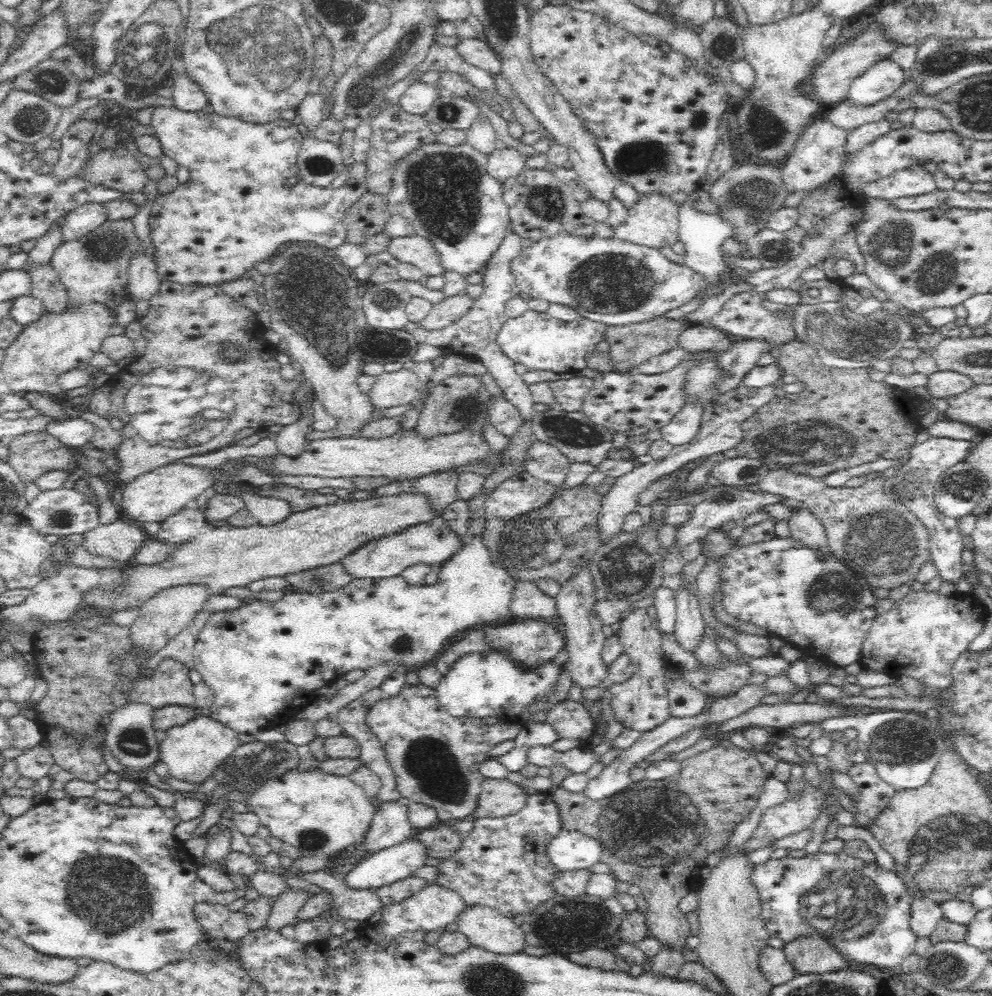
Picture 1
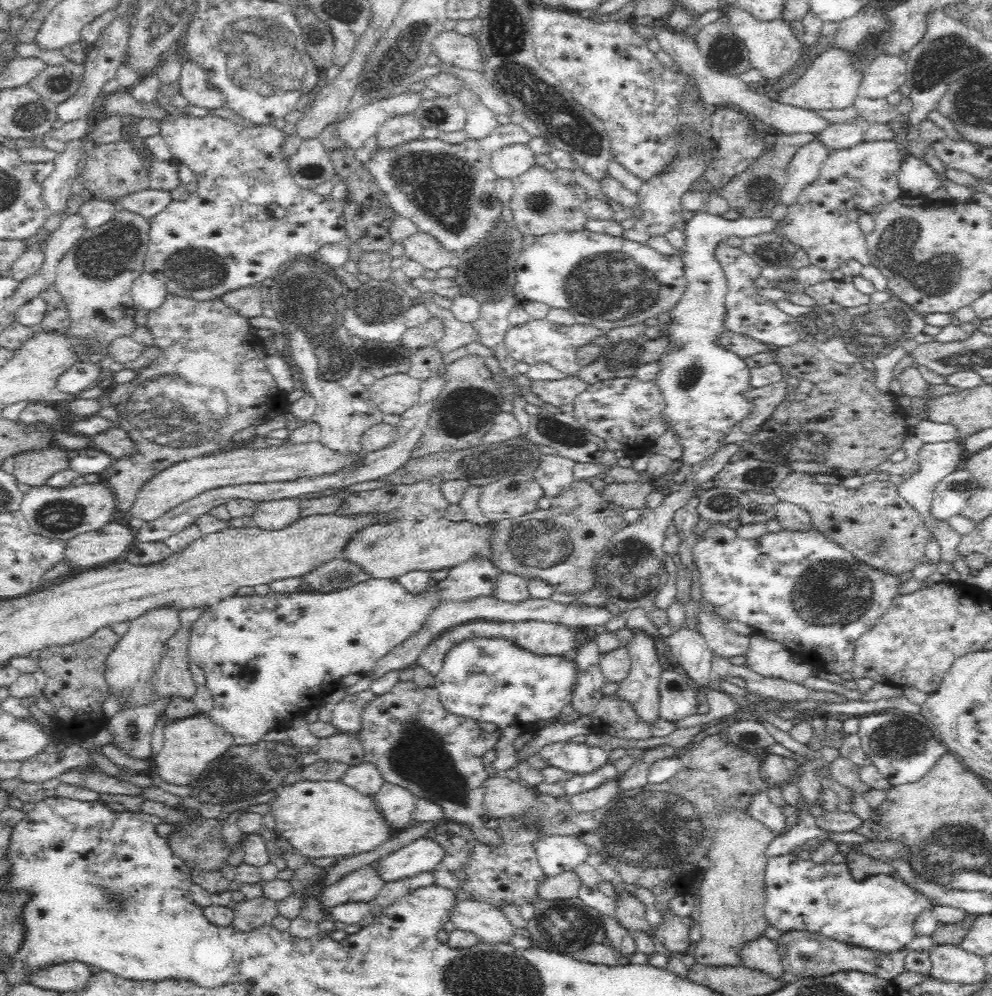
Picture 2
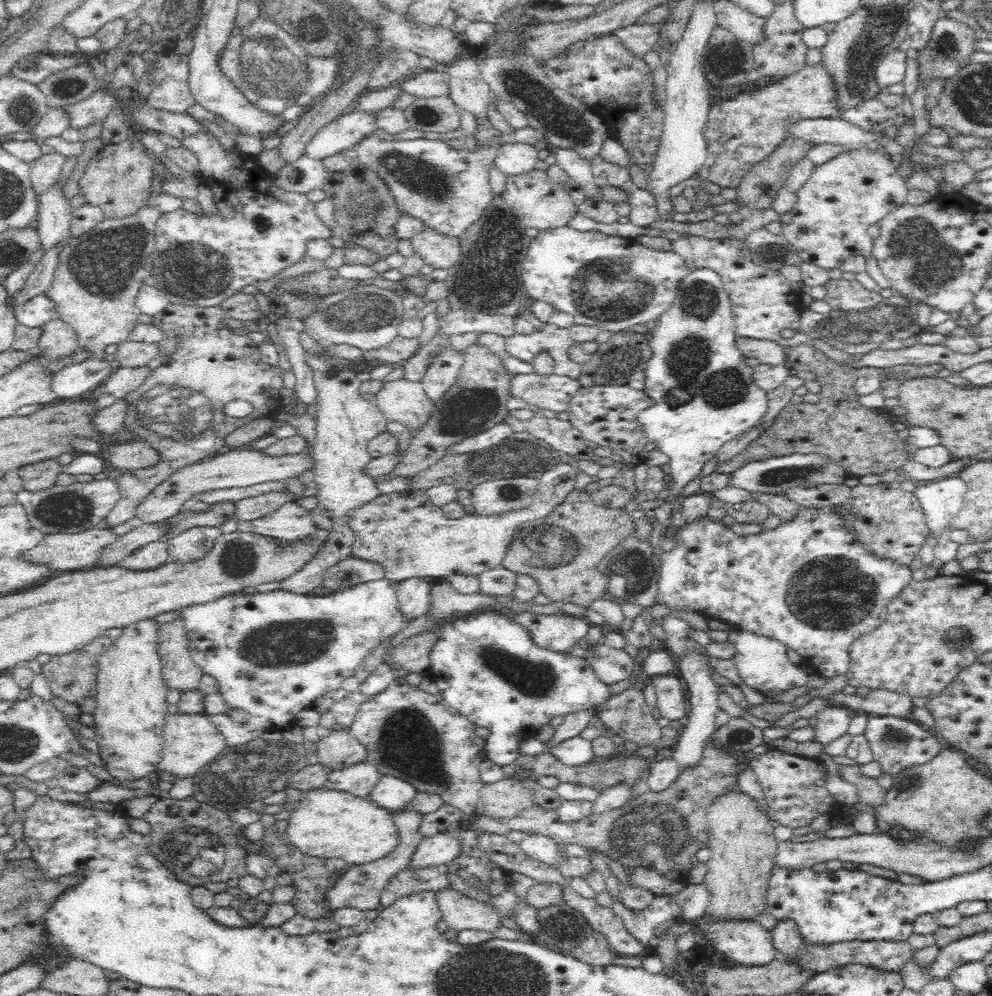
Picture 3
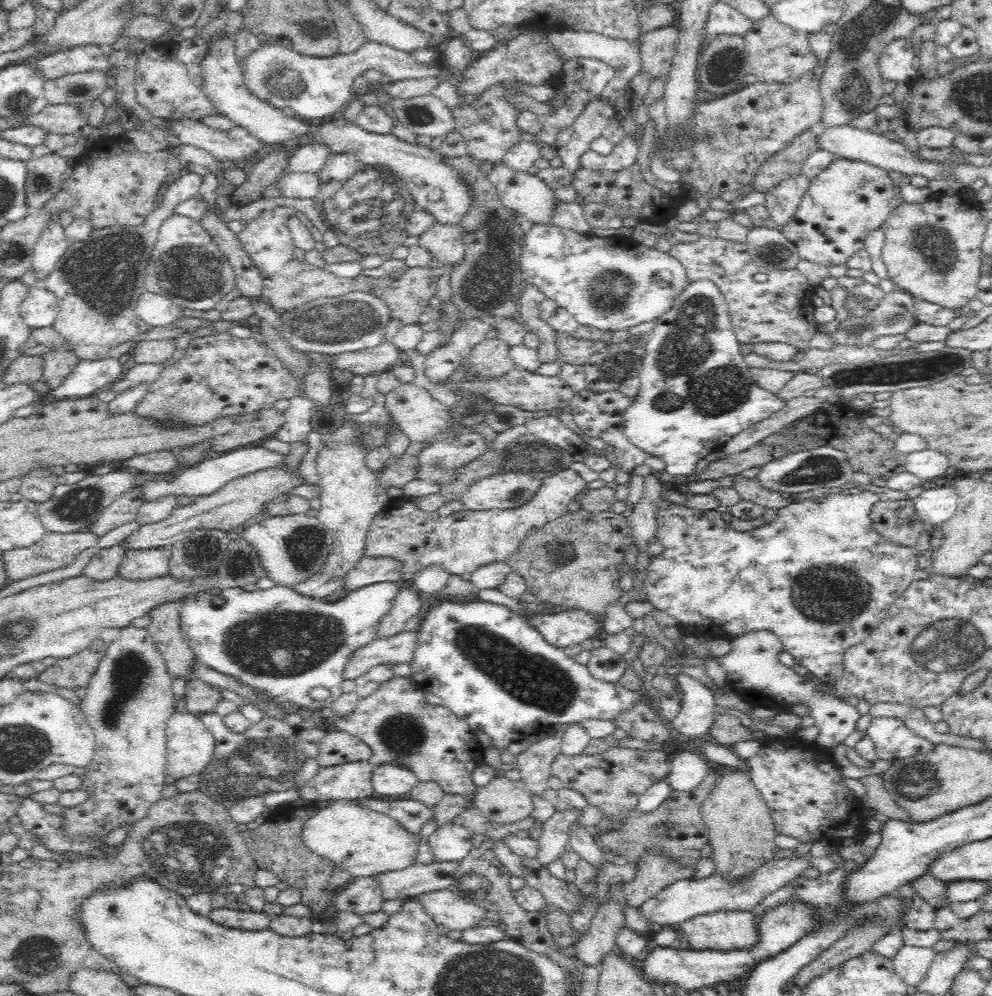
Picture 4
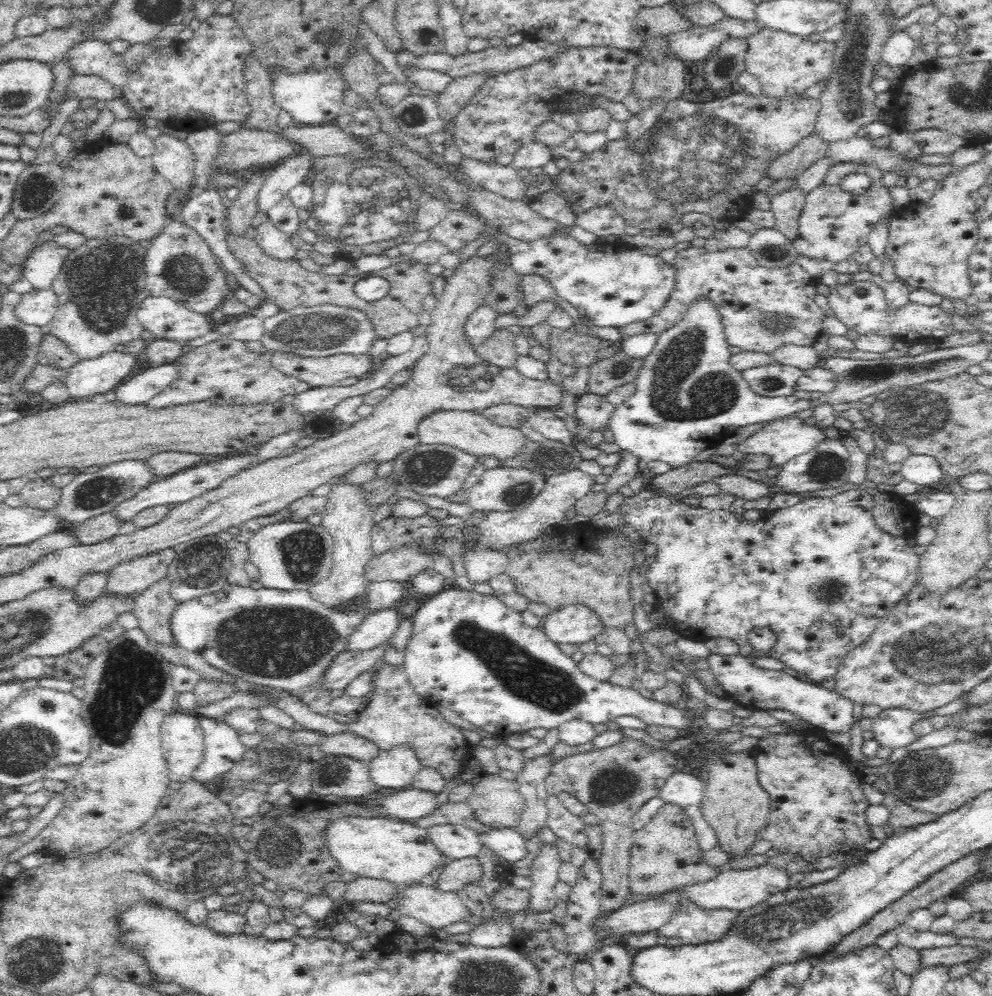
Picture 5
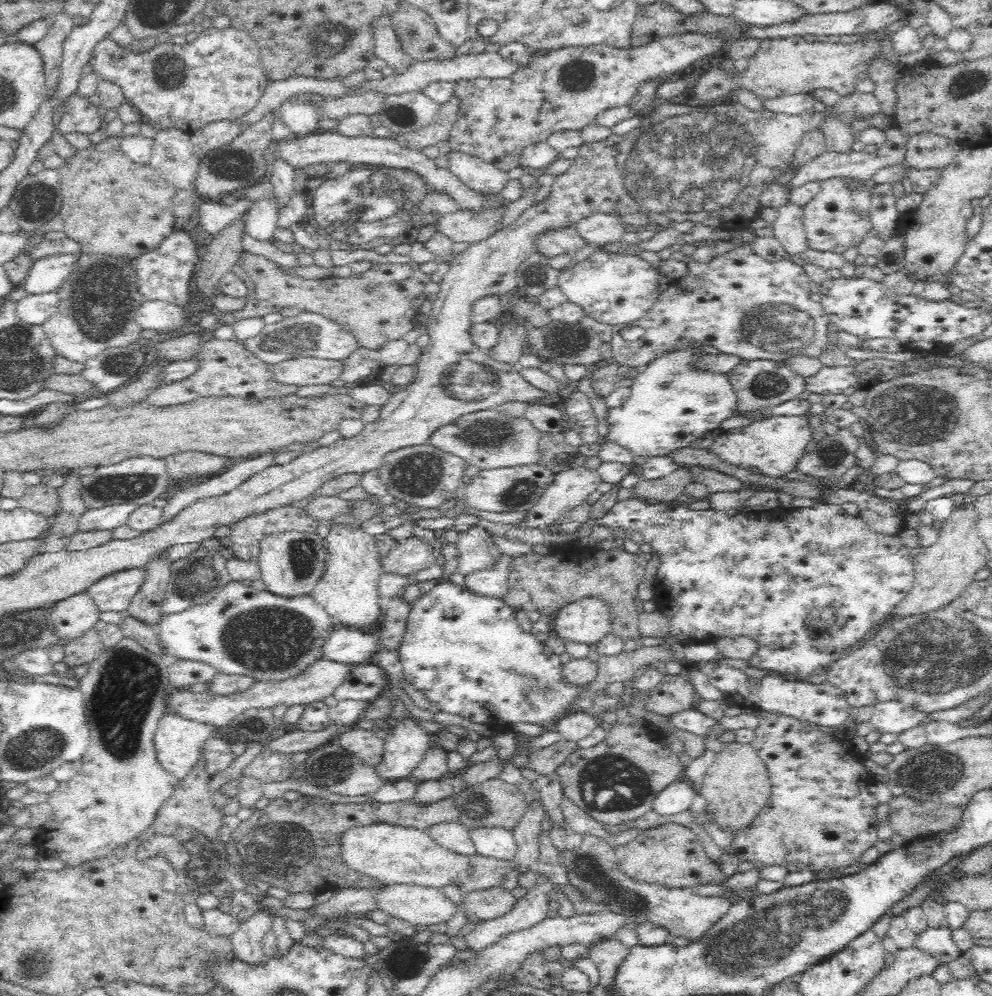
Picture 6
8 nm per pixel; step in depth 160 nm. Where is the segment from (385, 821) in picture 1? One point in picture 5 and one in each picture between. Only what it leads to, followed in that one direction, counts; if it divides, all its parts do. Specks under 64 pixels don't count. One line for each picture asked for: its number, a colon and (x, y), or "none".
2: (396, 803)
3: (394, 794)
4: (390, 781)
5: (394, 769)

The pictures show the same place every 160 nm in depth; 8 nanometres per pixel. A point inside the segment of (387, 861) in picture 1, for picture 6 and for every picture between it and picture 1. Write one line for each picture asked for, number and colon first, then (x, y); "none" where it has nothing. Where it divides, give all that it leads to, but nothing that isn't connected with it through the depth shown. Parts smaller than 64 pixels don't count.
2: (425, 854)
3: (439, 849)
4: (450, 842)
5: (454, 841)
6: (452, 835)

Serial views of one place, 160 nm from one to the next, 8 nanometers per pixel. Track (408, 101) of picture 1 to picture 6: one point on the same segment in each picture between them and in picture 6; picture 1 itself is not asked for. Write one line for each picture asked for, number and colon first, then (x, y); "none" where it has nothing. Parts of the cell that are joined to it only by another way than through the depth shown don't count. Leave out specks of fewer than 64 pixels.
2: (358, 126)
3: (341, 134)
4: (310, 158)
5: (293, 170)
6: (260, 222)

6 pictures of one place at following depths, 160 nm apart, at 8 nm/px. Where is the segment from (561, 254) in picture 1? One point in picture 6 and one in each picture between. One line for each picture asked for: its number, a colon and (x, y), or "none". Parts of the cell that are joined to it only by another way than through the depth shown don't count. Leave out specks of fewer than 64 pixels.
2: (602, 280)
3: (604, 281)
4: (613, 283)
5: (609, 284)
6: (615, 289)

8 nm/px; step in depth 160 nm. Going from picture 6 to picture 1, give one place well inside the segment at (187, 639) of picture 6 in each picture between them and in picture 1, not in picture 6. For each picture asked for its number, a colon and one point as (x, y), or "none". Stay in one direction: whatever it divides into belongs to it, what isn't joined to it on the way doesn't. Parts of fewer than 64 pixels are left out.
1: (260, 652)
2: (262, 655)
3: (273, 654)
4: (278, 641)
5: (278, 639)

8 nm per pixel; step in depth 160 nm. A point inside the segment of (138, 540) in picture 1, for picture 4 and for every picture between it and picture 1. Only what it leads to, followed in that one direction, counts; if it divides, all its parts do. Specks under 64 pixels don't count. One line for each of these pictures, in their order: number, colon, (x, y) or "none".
2: (110, 543)
3: (75, 551)
4: (54, 550)

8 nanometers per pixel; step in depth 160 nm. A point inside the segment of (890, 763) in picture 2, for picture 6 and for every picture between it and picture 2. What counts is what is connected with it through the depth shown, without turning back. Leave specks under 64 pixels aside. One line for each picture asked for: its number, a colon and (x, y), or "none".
3: (896, 743)
4: (893, 740)
5: (892, 727)
6: (892, 717)

